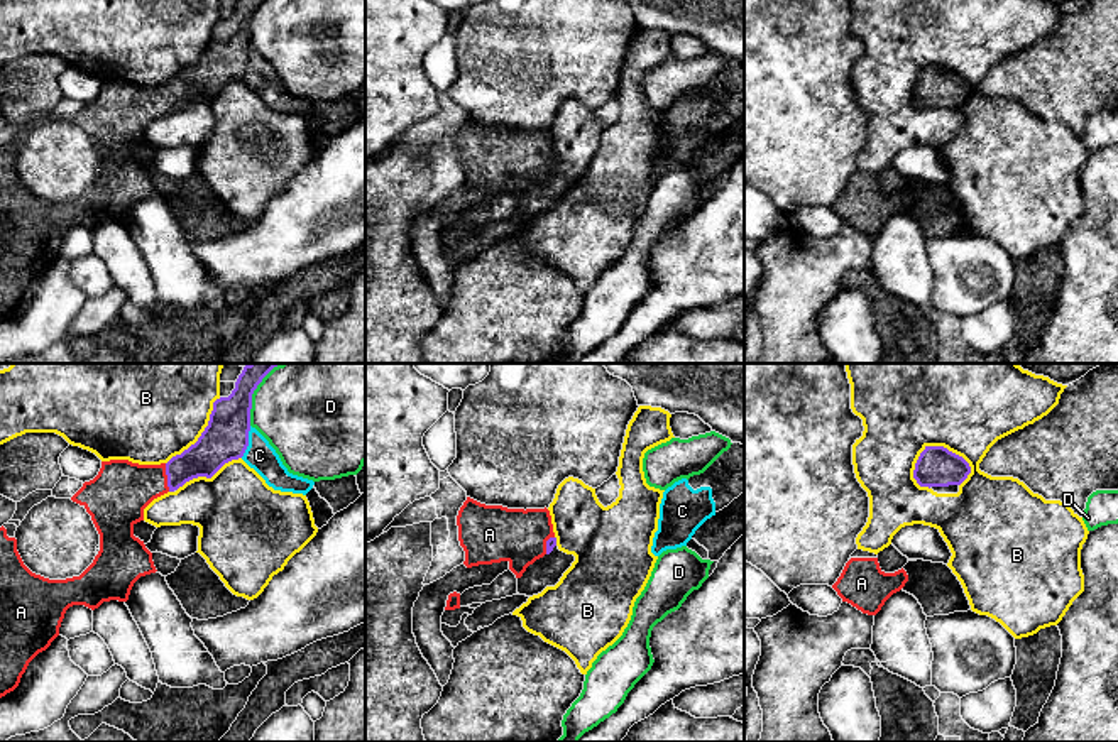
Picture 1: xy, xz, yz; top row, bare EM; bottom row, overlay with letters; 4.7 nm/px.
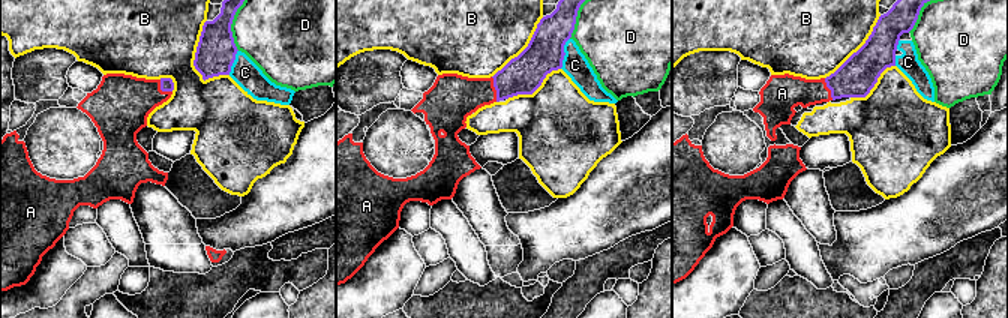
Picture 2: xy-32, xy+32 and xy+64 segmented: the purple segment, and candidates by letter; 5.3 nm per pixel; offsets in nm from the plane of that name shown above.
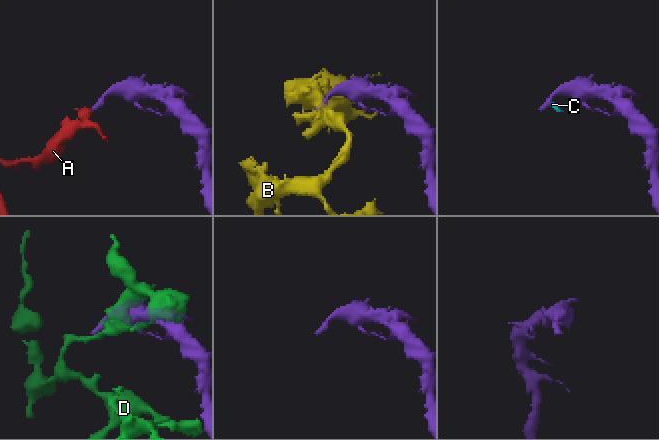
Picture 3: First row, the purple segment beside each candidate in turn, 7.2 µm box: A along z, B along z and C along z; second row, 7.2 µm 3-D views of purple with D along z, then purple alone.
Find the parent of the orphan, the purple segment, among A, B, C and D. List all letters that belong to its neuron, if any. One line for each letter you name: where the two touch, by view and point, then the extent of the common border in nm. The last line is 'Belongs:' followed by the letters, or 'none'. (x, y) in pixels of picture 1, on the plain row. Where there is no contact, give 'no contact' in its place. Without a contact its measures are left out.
A: xy (168, 98) | 140 nm
Belongs: A

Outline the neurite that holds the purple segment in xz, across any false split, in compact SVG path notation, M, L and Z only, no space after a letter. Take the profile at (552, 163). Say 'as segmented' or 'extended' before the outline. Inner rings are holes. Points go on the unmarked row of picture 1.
extended; M467 118L458 132L457 147L467 189L507 183L516 199L556 167L546 128L507 130Z

